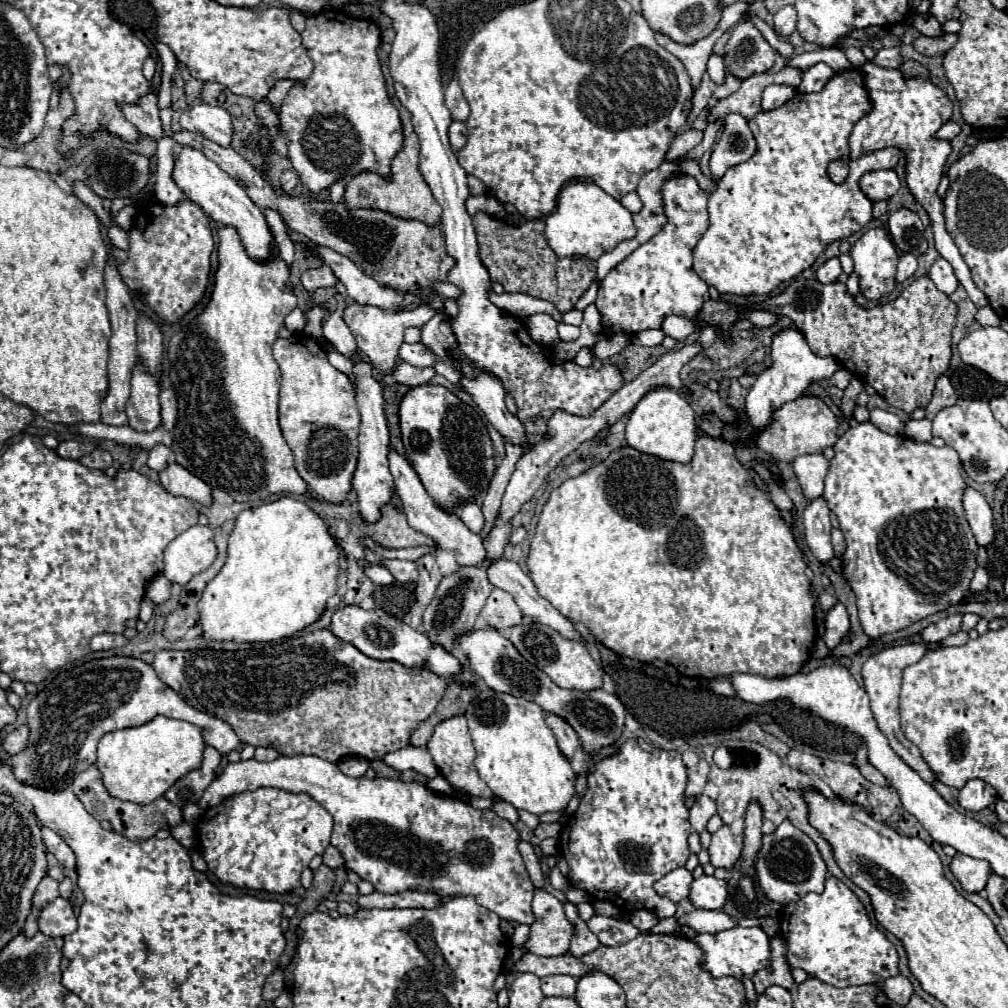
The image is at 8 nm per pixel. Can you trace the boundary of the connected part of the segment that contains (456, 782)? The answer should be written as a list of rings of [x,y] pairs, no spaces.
[[[463,715],[459,717],[451,717],[443,723],[439,723],[435,727],[433,737],[427,743],[427,751],[431,753],[435,765],[439,767],[439,771],[445,775],[445,779],[455,787],[455,789],[463,789],[469,795],[477,795],[477,797],[487,797],[493,799],[493,791],[489,789],[489,785],[479,777],[477,767],[473,765],[475,759],[475,749],[471,745],[471,735],[469,735],[469,727],[467,727],[467,719]]]

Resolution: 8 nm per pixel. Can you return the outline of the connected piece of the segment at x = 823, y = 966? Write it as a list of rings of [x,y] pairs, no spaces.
[[[827,877],[823,893],[807,893],[781,913],[781,937],[787,943],[787,961],[833,987],[877,985],[897,975],[895,945],[871,925],[865,907],[839,879]]]

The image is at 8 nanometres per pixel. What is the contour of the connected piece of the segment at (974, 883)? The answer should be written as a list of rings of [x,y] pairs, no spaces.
[[[957,853],[951,861],[951,871],[959,879],[961,887],[969,893],[979,893],[987,885],[987,877],[991,873],[991,867],[987,861],[973,859],[969,855]]]

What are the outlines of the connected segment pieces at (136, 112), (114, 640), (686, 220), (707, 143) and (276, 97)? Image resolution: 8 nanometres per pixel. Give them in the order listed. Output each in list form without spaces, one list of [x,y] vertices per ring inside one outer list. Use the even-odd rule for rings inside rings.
[[[155,91],[145,93],[137,103],[119,103],[123,117],[127,121],[131,121],[139,133],[151,137],[151,139],[159,139],[161,137],[161,121],[159,121],[159,109],[155,105],[158,95]]]
[[[97,633],[91,639],[91,651],[103,651],[103,649],[113,649],[113,647],[123,647],[127,639],[117,633]]]
[[[675,175],[661,187],[663,213],[667,223],[663,229],[635,249],[625,261],[609,271],[597,295],[603,333],[625,333],[629,337],[645,329],[661,329],[667,315],[693,319],[709,299],[709,285],[693,273],[693,247],[709,229],[707,193],[689,175]]]
[[[711,123],[711,125],[707,125],[707,129],[705,129],[705,139],[703,139],[697,147],[693,147],[693,151],[689,151],[689,155],[685,155],[685,159],[699,159],[705,151],[709,151],[709,149],[717,143],[717,131],[719,131],[721,127],[723,127],[721,123]]]
[[[281,81],[281,83],[277,83],[277,85],[269,91],[267,99],[269,99],[269,103],[271,103],[271,107],[273,107],[275,111],[279,111],[279,107],[281,107],[281,103],[283,103],[283,99],[285,99],[285,95],[289,93],[291,87],[293,87],[293,81]]]

